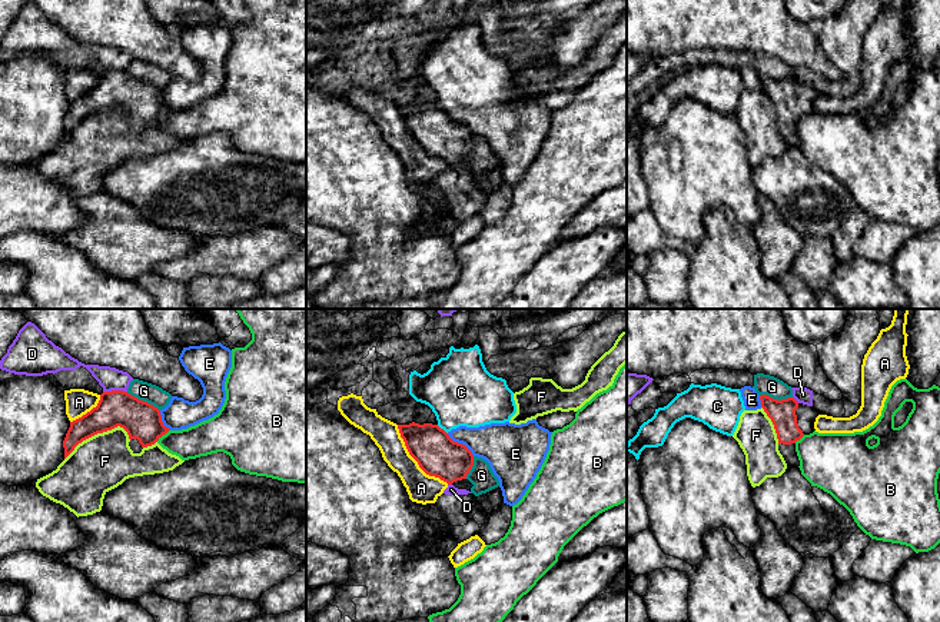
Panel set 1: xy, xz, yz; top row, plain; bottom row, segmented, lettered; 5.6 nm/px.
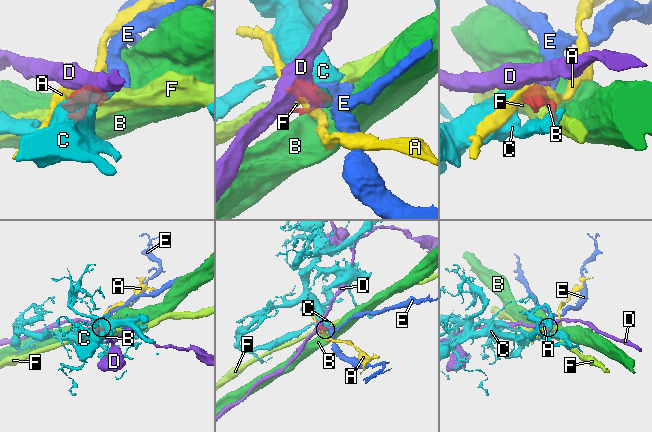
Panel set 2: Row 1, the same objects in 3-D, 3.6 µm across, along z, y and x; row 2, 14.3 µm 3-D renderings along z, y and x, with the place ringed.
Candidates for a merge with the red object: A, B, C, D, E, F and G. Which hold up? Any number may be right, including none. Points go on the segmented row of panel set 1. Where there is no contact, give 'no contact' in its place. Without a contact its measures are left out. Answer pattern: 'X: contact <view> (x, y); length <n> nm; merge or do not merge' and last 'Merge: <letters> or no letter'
A: contact xz (415, 459); length 440 nm; do not merge
B: contact xy (162, 435); length 100 nm; do not merge
C: contact xz (442, 429); length 80 nm; do not merge
D: contact xy (115, 391); length 140 nm; do not merge
E: contact xz (461, 443); length 200 nm; do not merge
F: contact xy (96, 433); length 400 nm; do not merge
G: contact xy (142, 401); length 220 nm; do not merge
Merge: no letter

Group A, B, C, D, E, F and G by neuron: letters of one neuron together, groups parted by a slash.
A / B / C E / D / F / G

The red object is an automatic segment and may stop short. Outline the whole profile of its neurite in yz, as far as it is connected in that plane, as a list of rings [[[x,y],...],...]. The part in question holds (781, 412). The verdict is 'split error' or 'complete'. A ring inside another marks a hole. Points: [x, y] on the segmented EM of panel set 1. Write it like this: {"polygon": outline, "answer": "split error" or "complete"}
{"polygon": [[[761,395],[760,400],[761,408],[774,425],[778,450],[787,466],[798,468],[800,460],[795,452],[795,442],[816,430],[814,422],[818,412],[813,406],[798,403],[794,398],[777,400]]], "answer": "split error"}

